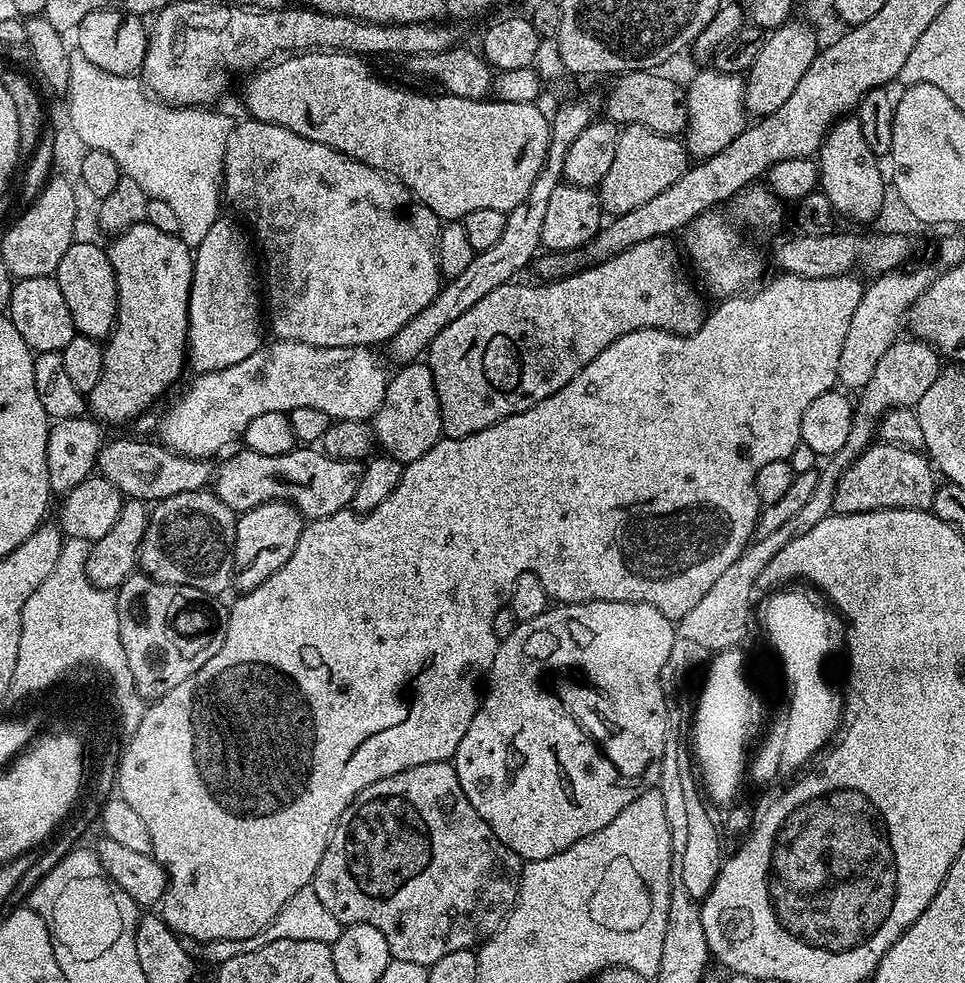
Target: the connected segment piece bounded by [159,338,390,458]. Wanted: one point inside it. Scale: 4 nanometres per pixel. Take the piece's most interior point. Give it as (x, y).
(345, 383)

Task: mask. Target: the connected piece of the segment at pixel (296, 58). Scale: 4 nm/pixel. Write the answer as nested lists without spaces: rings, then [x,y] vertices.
[[[309,52],[289,55],[281,64],[269,63],[259,70],[253,71],[244,88],[244,104],[248,107],[247,115],[254,120],[270,122],[282,126],[286,130],[294,130],[294,134],[302,134],[302,138],[310,138],[310,142],[322,142],[366,166],[376,168],[380,172],[387,172],[389,176],[400,181],[416,199],[422,201],[441,221],[463,221],[466,214],[474,210],[498,210],[507,214],[530,194],[530,186],[534,186],[534,178],[538,178],[538,170],[542,170],[542,162],[546,158],[546,150],[550,142],[550,120],[540,106],[536,104],[519,104],[518,102],[502,102],[501,100],[483,99],[467,100],[457,96],[439,94],[440,96],[423,96],[420,92],[407,92],[404,88],[395,88],[384,80],[379,80],[372,73],[367,59],[358,56],[349,56],[347,52]]]

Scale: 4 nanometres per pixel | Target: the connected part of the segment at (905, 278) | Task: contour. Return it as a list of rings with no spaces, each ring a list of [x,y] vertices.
[[[930,269],[908,271],[885,272],[883,276],[875,277],[871,281],[872,285],[869,283],[865,287],[858,302],[858,310],[854,310],[854,318],[850,318],[850,330],[846,330],[846,342],[842,342],[842,355],[838,358],[836,378],[841,385],[845,384],[845,389],[859,390],[866,386],[866,382],[870,382],[882,354],[886,354],[886,350],[890,350],[890,346],[901,335],[913,302],[932,285],[934,272]]]

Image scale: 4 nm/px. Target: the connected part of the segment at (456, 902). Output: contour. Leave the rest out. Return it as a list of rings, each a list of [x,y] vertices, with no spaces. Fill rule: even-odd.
[[[443,760],[442,762],[426,762],[422,766],[414,766],[410,770],[402,770],[398,774],[390,774],[390,778],[382,778],[378,782],[366,786],[366,790],[362,790],[362,794],[355,796],[348,803],[348,808],[342,814],[342,818],[336,823],[336,828],[332,832],[332,837],[328,839],[326,854],[322,854],[322,862],[318,862],[318,870],[314,874],[310,887],[314,890],[314,894],[318,894],[318,902],[322,902],[322,906],[326,906],[326,910],[330,910],[330,914],[334,914],[334,918],[338,918],[341,925],[369,924],[370,926],[374,926],[374,930],[378,930],[382,934],[384,941],[388,943],[388,950],[392,960],[401,960],[402,962],[414,962],[415,964],[431,966],[434,962],[438,962],[438,958],[446,958],[446,954],[454,954],[454,950],[466,950],[467,948],[475,949],[477,946],[483,944],[485,940],[492,937],[492,935],[504,925],[504,920],[510,914],[510,910],[514,906],[516,895],[520,889],[521,871],[522,861],[520,856],[514,854],[514,850],[510,850],[510,846],[506,846],[502,842],[502,838],[498,838],[498,834],[494,834],[494,830],[490,830],[490,826],[486,826],[486,822],[480,817],[478,810],[474,810],[474,806],[470,806],[470,798],[466,798],[466,794],[462,790],[462,782],[458,782],[455,763]]]

